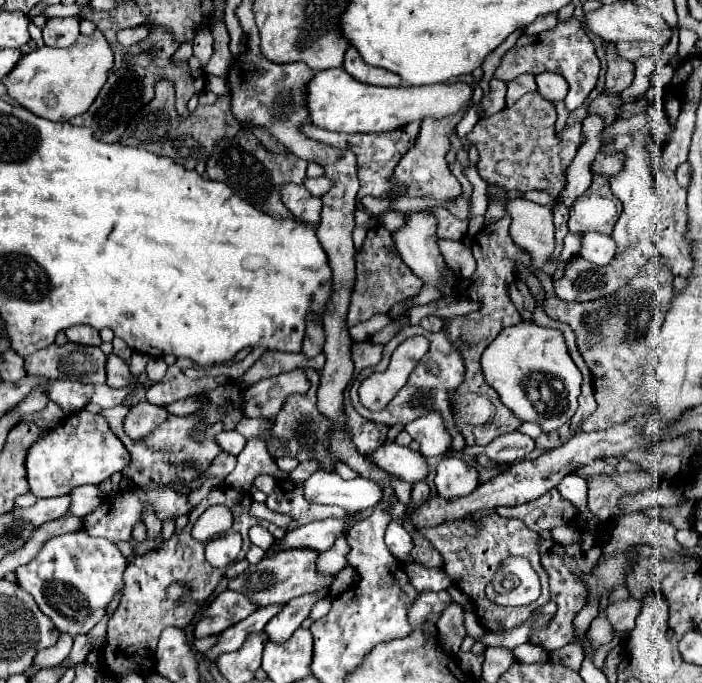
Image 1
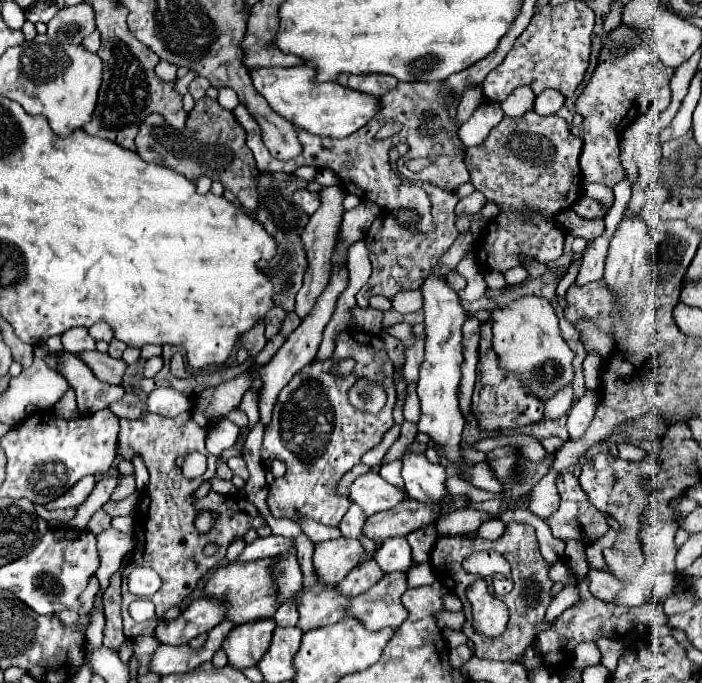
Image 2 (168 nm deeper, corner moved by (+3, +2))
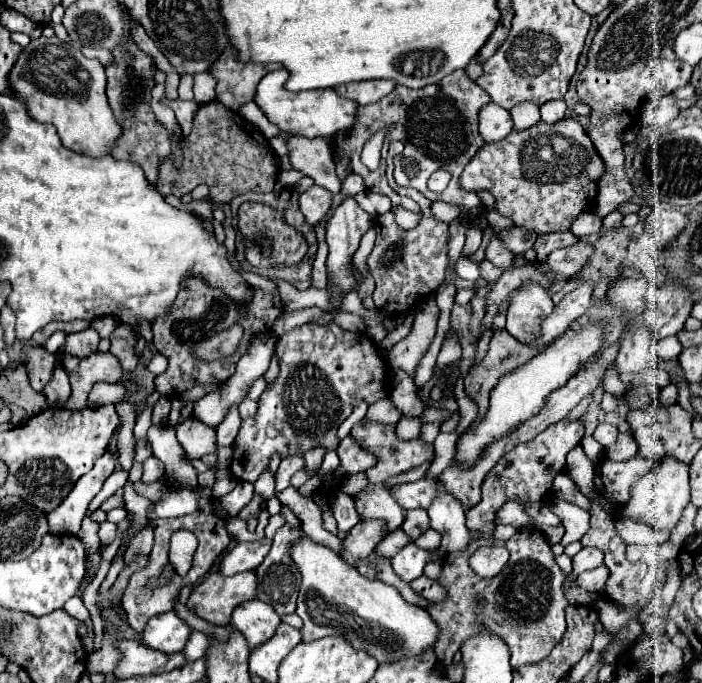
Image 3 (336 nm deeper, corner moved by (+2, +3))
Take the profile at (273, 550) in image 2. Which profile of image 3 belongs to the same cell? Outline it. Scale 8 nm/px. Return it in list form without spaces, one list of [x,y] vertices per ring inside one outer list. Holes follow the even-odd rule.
[[[267,537],[261,541],[253,541],[253,543],[237,543],[223,557],[223,561],[219,565],[219,573],[237,575],[237,573],[243,573],[249,569],[257,569],[261,565],[261,561],[265,559],[265,555],[269,553],[269,547],[271,547],[271,539],[267,539]]]

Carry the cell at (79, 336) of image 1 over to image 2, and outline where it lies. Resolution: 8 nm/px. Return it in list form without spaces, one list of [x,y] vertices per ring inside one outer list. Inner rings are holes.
[[[70,328],[62,334],[62,342],[66,352],[80,354],[84,350],[96,350],[96,340],[88,334],[88,328]]]

